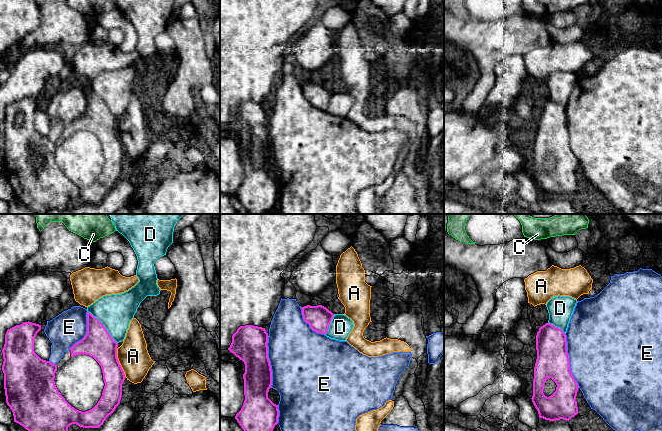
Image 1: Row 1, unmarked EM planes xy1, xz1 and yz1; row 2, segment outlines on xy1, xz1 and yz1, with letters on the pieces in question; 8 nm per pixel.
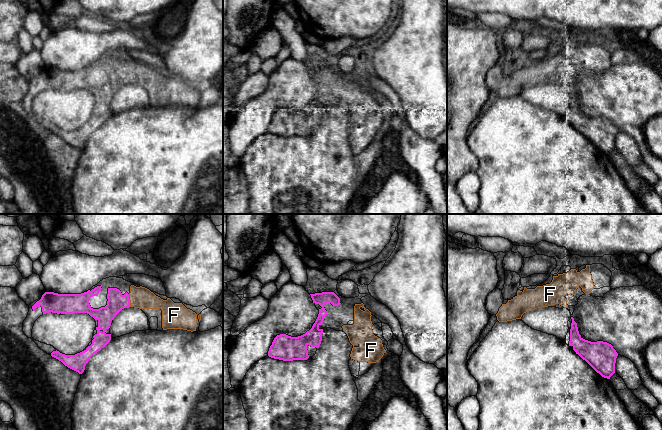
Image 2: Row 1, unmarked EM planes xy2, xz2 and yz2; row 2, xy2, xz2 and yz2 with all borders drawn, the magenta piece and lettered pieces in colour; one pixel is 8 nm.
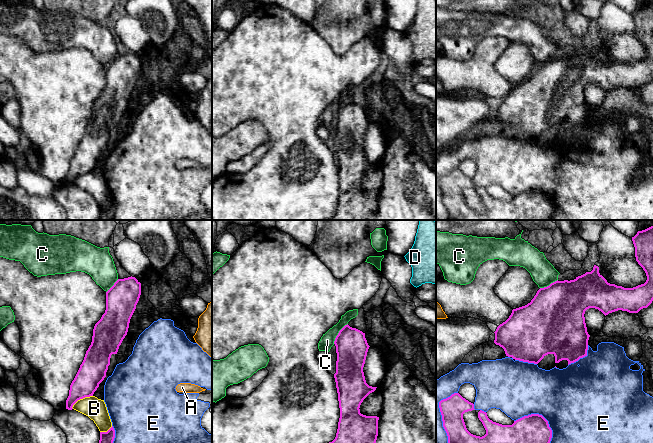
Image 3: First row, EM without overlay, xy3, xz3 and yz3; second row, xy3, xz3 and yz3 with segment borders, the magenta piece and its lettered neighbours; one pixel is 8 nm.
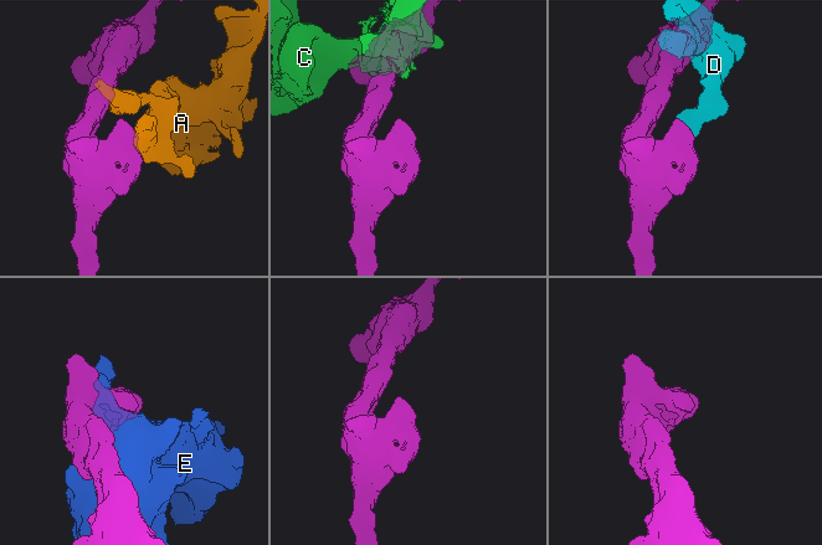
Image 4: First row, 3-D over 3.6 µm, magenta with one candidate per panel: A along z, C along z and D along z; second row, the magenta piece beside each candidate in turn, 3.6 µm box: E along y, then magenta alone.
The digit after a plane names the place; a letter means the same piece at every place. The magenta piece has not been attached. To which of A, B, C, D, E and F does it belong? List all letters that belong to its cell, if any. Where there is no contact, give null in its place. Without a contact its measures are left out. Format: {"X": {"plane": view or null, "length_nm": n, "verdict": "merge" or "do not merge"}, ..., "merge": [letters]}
{"A": {"plane": "xy1", "length_nm": 260, "verdict": "do not merge"}, "B": {"plane": "xy3", "length_nm": 200, "verdict": "do not merge"}, "C": {"plane": "xz3", "length_nm": 200, "verdict": "do not merge"}, "D": {"plane": "xy1", "length_nm": 360, "verdict": "do not merge"}, "E": {"plane": "yz3", "length_nm": 340, "verdict": "do not merge"}, "F": {"plane": "xy2", "length_nm": 110, "verdict": "merge"}, "merge": ["F"]}

